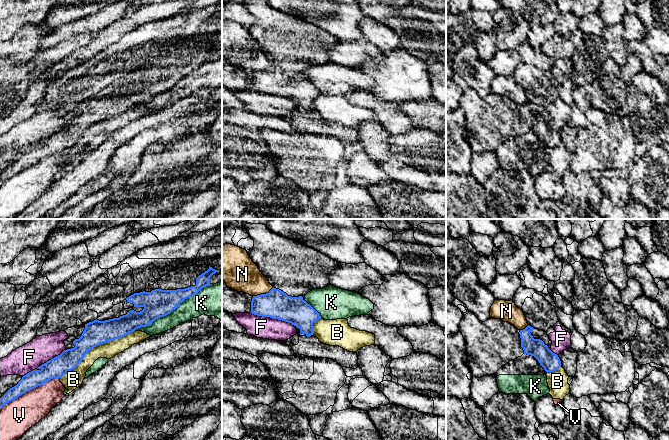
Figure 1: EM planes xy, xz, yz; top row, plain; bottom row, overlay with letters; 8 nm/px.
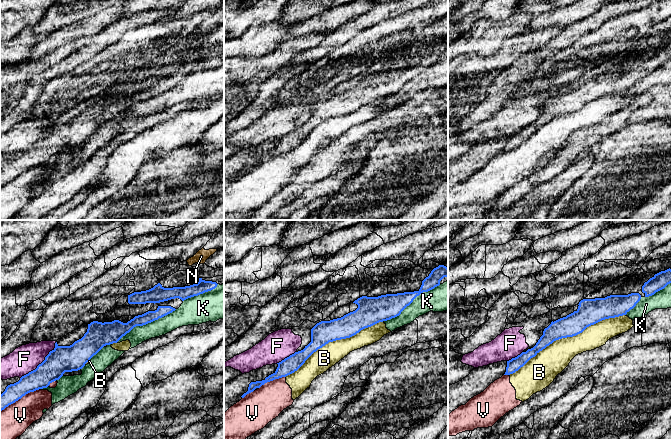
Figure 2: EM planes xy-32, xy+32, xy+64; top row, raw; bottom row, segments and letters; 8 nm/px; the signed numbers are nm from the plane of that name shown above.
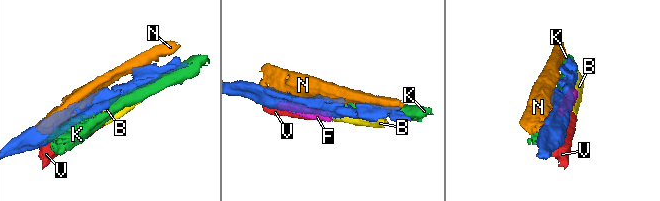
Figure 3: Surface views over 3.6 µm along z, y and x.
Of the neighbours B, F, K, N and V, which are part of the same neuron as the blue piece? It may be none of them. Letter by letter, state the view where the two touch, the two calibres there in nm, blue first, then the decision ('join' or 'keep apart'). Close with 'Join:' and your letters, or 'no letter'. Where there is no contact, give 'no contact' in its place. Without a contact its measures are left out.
B: meets blue in xy; 190 nm thick on the blue side, 130 nm on the other; keep apart
F: meets blue in xz; 240 nm thick on the blue side, 180 nm on the other; keep apart
K: meets blue in xy; 220 nm thick on the blue side, 180 nm on the other; keep apart
N: meets blue in xz; 240 nm thick on the blue side, 280 nm on the other; keep apart
V: meets blue in xy; 150 nm thick on the blue side, 280 nm on the other; keep apart
Join: no letter

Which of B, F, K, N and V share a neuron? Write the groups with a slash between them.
B V / F / K / N

